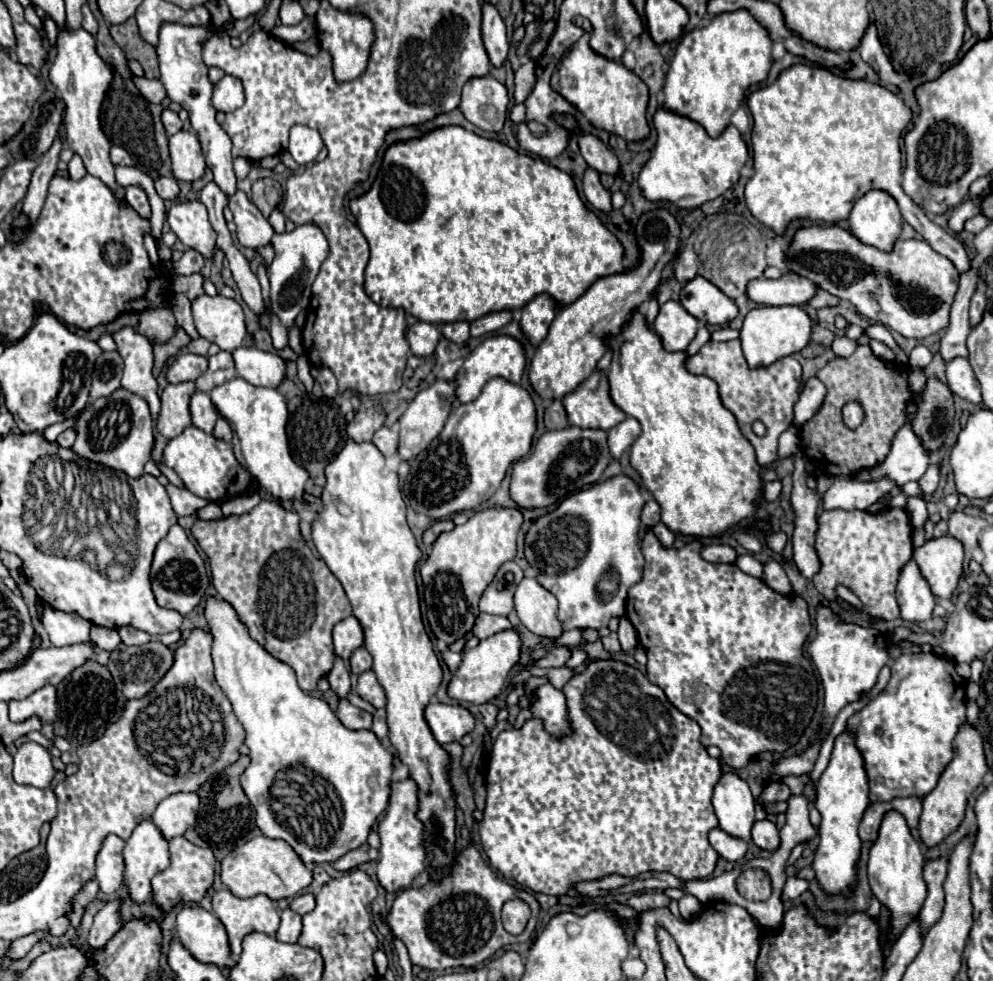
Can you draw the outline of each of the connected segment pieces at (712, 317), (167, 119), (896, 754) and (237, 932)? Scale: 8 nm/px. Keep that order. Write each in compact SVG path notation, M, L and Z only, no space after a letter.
M696 277L684 285L680 303L692 317L710 325L726 325L738 315L736 303L716 289L716 285L704 281L704 277Z
M164 109L164 111L162 111L162 123L164 123L168 135L178 133L178 131L182 129L182 121L180 121L180 117L178 117L172 109Z
M902 653L892 663L892 677L882 693L854 713L846 731L856 737L856 749L862 753L870 785L870 801L892 801L894 797L926 797L938 783L942 771L952 761L952 741L966 721L966 681L956 673L954 661L932 653Z
M222 889L214 893L212 903L214 903L214 913L226 927L230 955L234 961L238 961L242 951L240 943L248 933L260 931L266 935L274 935L280 925L278 909L264 895L238 899L228 889Z

